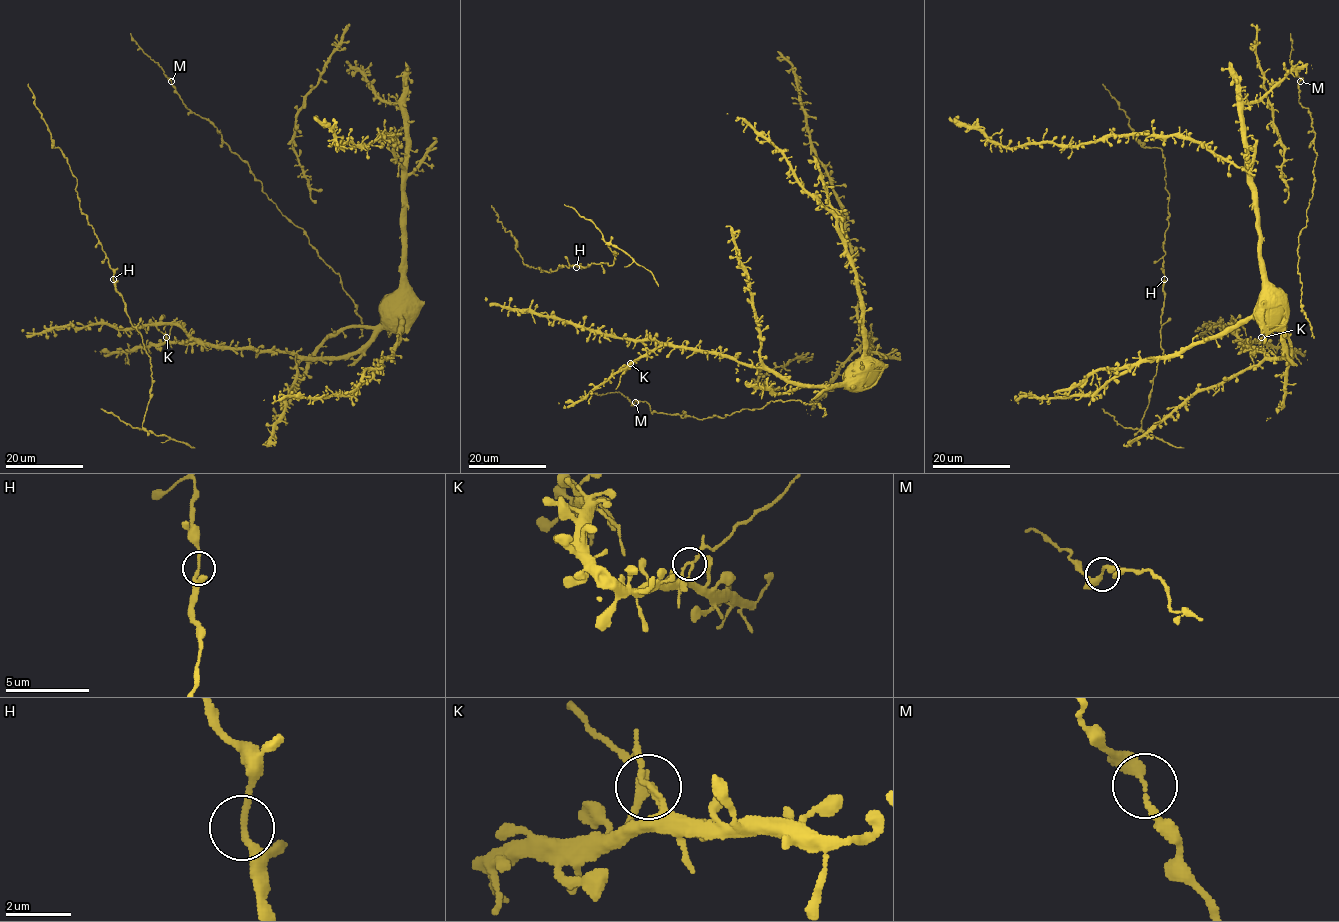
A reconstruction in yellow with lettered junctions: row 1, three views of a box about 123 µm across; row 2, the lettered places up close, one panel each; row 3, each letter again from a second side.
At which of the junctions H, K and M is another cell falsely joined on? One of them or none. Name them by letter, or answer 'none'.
K

